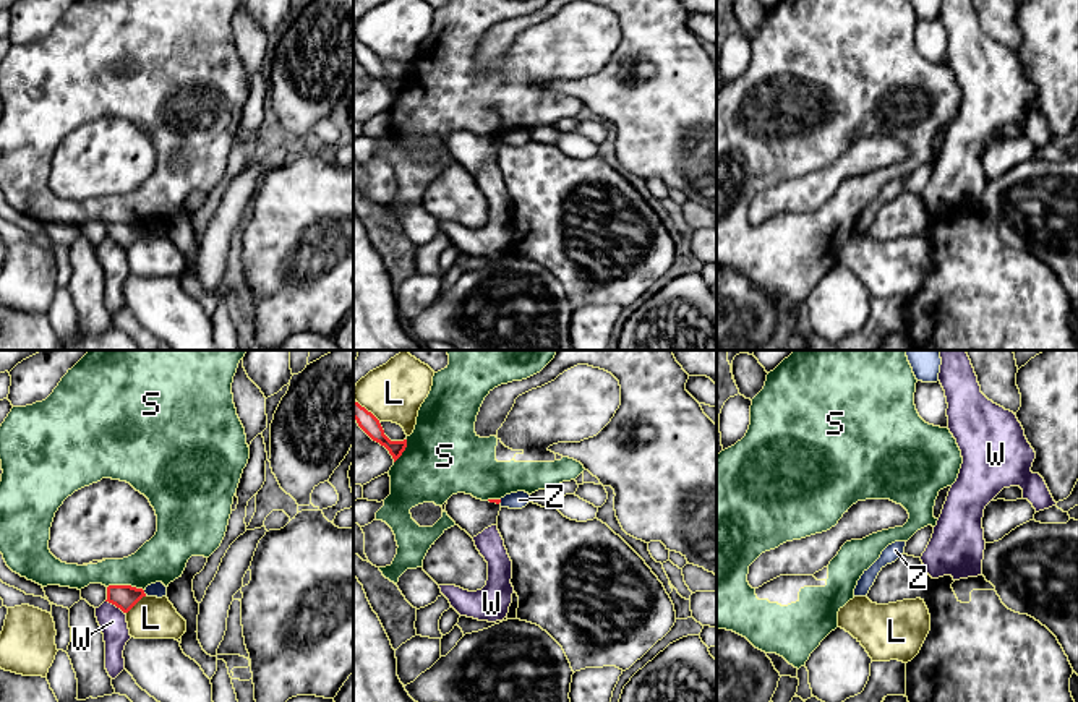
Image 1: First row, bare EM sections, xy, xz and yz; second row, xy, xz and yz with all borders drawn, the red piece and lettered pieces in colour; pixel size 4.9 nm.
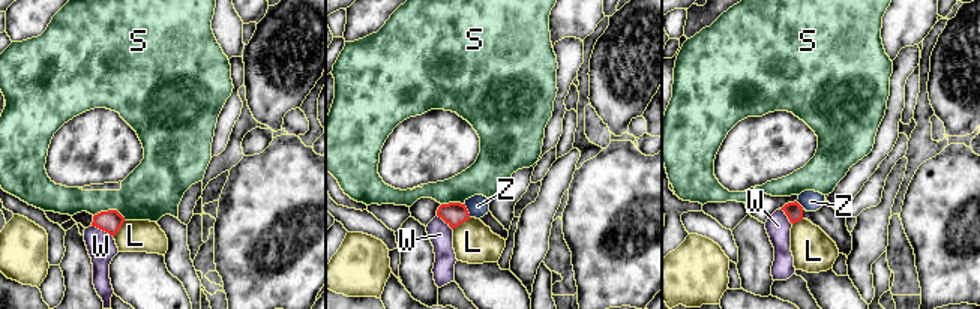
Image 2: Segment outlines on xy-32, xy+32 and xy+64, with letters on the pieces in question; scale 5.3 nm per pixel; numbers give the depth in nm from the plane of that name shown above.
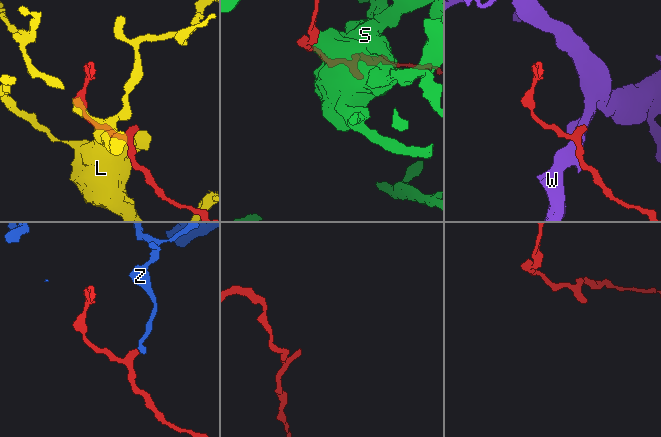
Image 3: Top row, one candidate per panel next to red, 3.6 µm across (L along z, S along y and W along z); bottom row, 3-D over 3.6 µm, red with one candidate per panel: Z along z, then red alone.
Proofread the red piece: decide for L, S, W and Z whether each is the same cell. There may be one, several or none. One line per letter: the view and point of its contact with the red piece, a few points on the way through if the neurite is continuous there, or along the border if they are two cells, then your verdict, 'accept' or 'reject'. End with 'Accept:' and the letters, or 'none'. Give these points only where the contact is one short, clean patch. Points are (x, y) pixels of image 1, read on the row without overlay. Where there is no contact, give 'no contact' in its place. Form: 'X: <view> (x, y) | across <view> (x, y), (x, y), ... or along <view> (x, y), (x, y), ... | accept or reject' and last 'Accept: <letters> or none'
L: xy (135, 240) | reject
S: xy (125, 222) | reject
W: xy (115, 242) | reject
Z: xy (143, 229) | along xy (143, 227), (146, 231) | reject
Accept: none

